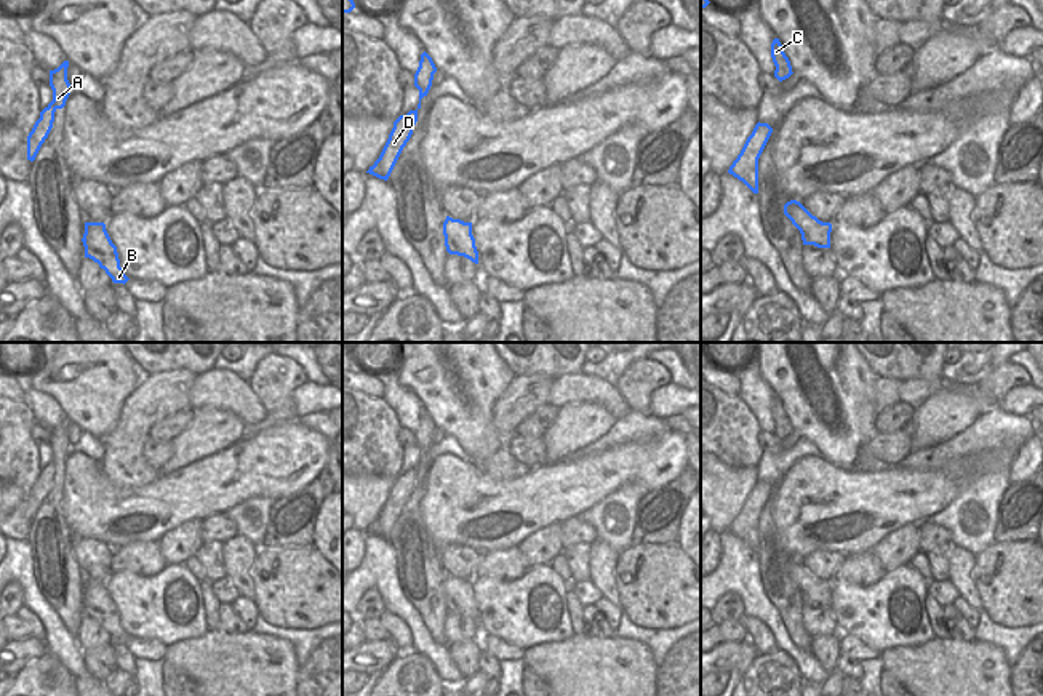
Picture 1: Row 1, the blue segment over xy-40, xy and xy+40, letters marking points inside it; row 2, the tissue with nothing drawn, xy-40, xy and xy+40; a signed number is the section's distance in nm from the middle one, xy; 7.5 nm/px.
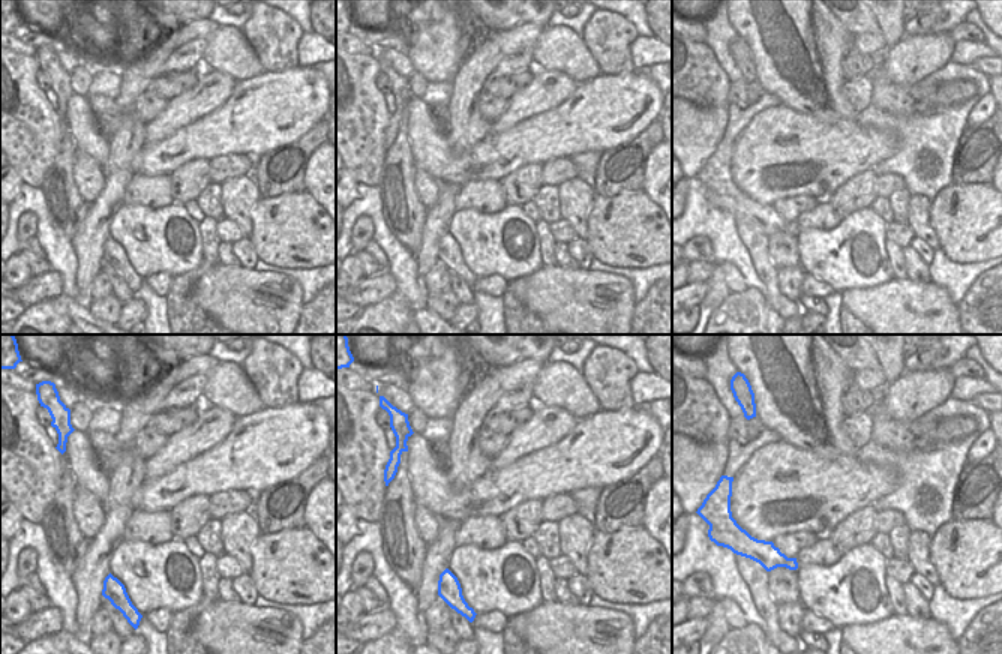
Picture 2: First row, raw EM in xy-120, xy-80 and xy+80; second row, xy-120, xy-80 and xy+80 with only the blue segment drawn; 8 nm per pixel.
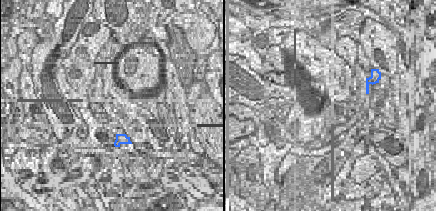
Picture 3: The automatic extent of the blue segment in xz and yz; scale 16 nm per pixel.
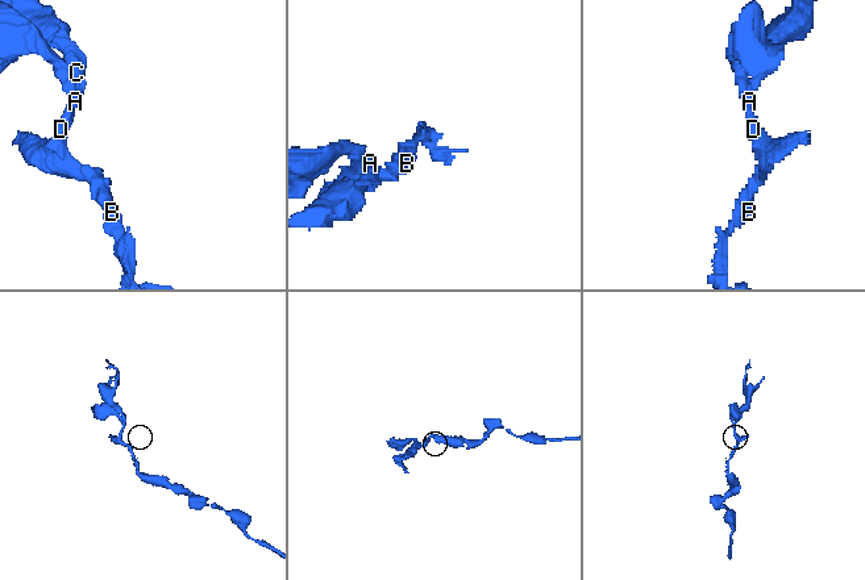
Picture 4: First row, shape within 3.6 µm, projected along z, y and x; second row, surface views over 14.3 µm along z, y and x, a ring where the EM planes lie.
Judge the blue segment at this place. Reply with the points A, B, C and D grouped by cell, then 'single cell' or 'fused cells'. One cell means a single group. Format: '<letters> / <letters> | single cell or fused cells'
A C / B D | fused cells

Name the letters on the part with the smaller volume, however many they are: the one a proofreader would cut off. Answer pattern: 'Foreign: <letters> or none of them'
Foreign: A, C

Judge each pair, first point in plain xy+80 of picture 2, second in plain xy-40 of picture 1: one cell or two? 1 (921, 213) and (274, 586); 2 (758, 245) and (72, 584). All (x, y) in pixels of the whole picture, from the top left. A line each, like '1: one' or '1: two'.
1: two
2: one

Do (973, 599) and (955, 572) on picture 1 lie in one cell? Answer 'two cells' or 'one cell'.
one cell

